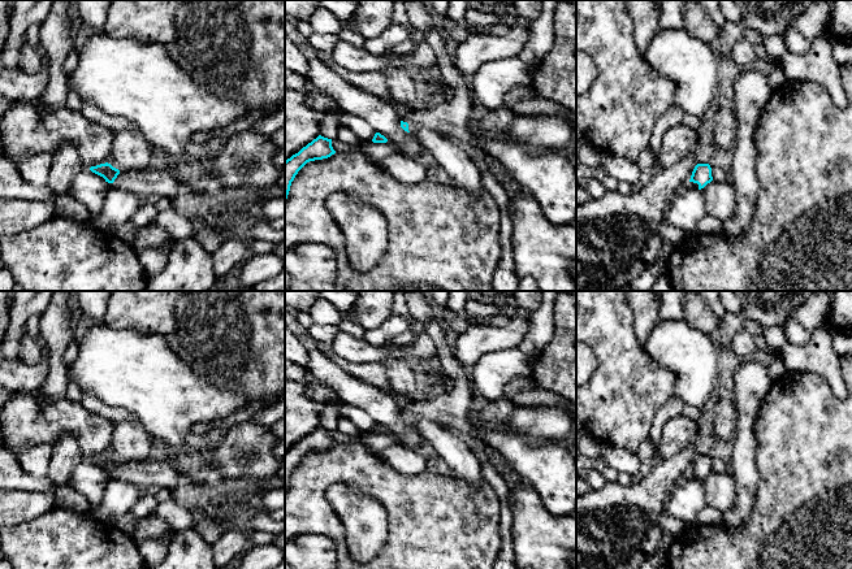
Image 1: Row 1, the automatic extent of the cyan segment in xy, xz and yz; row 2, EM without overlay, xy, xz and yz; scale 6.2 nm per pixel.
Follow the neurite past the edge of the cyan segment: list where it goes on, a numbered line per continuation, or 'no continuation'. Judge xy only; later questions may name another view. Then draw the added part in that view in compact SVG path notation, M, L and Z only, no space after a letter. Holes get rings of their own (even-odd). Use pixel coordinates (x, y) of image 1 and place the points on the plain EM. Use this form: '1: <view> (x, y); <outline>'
1: xy (148, 474); M140 460L120 462L111 478L137 485L142 490L174 490L185 473L180 465L164 460Z

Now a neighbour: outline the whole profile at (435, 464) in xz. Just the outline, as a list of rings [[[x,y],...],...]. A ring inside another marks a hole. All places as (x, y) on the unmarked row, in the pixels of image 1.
[[[437,455],[427,459],[427,470],[444,477],[454,477],[446,462]]]

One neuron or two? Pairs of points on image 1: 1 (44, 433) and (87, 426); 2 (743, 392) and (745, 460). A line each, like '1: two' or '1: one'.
1: one
2: one

